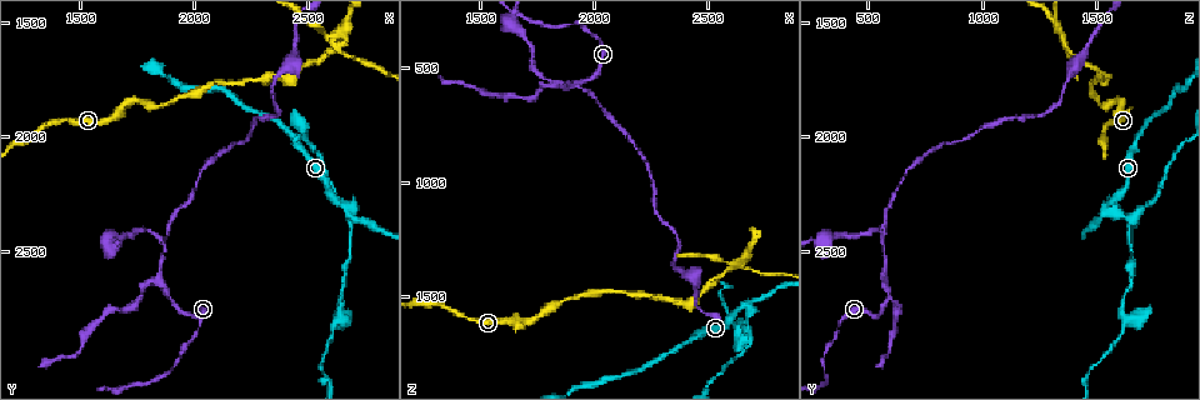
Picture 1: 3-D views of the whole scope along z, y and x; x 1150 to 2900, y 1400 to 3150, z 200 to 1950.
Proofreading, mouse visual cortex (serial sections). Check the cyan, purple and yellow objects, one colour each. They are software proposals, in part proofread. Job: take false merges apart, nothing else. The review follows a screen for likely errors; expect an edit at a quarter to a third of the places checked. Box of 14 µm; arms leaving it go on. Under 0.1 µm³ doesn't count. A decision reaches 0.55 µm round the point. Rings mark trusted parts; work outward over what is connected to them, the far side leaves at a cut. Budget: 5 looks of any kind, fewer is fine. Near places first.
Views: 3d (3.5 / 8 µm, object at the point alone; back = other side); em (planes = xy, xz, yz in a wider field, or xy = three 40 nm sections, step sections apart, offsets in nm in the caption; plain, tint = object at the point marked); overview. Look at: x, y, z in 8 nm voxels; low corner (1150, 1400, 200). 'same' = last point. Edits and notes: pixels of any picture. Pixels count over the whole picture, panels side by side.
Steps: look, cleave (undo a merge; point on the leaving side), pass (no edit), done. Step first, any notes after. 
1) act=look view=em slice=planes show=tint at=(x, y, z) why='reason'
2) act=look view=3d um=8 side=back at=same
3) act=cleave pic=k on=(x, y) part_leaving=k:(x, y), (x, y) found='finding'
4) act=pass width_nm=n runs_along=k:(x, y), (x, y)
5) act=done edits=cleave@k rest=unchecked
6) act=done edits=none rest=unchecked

act=look view=3d um=3.5 at=(1690, 1860, 1620)

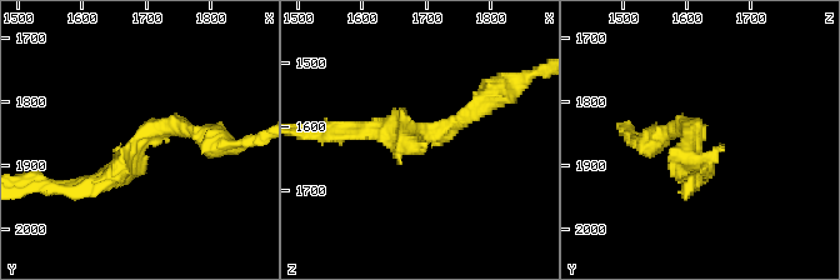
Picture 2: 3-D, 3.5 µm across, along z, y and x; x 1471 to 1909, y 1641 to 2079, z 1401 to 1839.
act=look view=em slice=xy step=5 show=tint at=(1695, 1860, 1615)

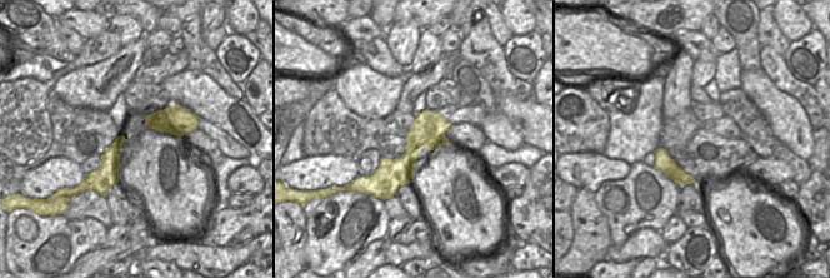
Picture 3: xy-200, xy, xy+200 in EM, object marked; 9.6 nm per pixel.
act=pass runs_along=2:(80, 189), (153, 128), (210, 139) found='one cell here'

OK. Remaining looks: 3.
act=look view=3d um=3.5 at=(2610, 1590, 1360) why='four or more arms meet'

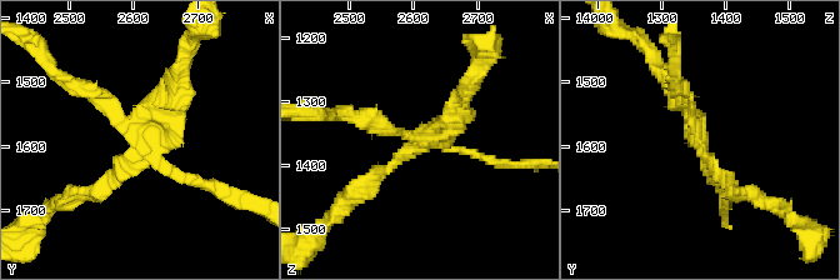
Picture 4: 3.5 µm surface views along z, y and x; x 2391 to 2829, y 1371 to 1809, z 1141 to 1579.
act=look view=em slice=planes show=tint at=(2600, 1595, 1360)

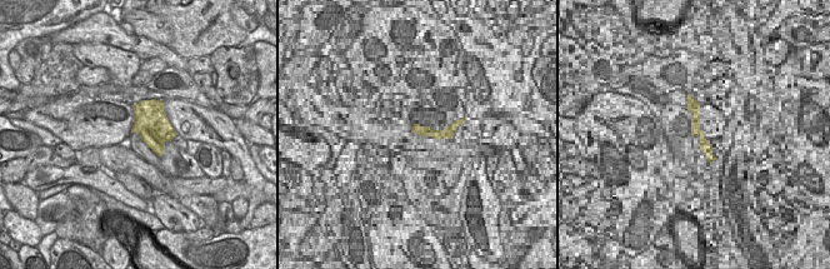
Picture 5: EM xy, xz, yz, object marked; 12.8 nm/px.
act=cleave pic=4 on=(370, 129) found='two cells meet here'

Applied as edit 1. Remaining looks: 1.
act=done edits=cleave@4 rest=unchecked

